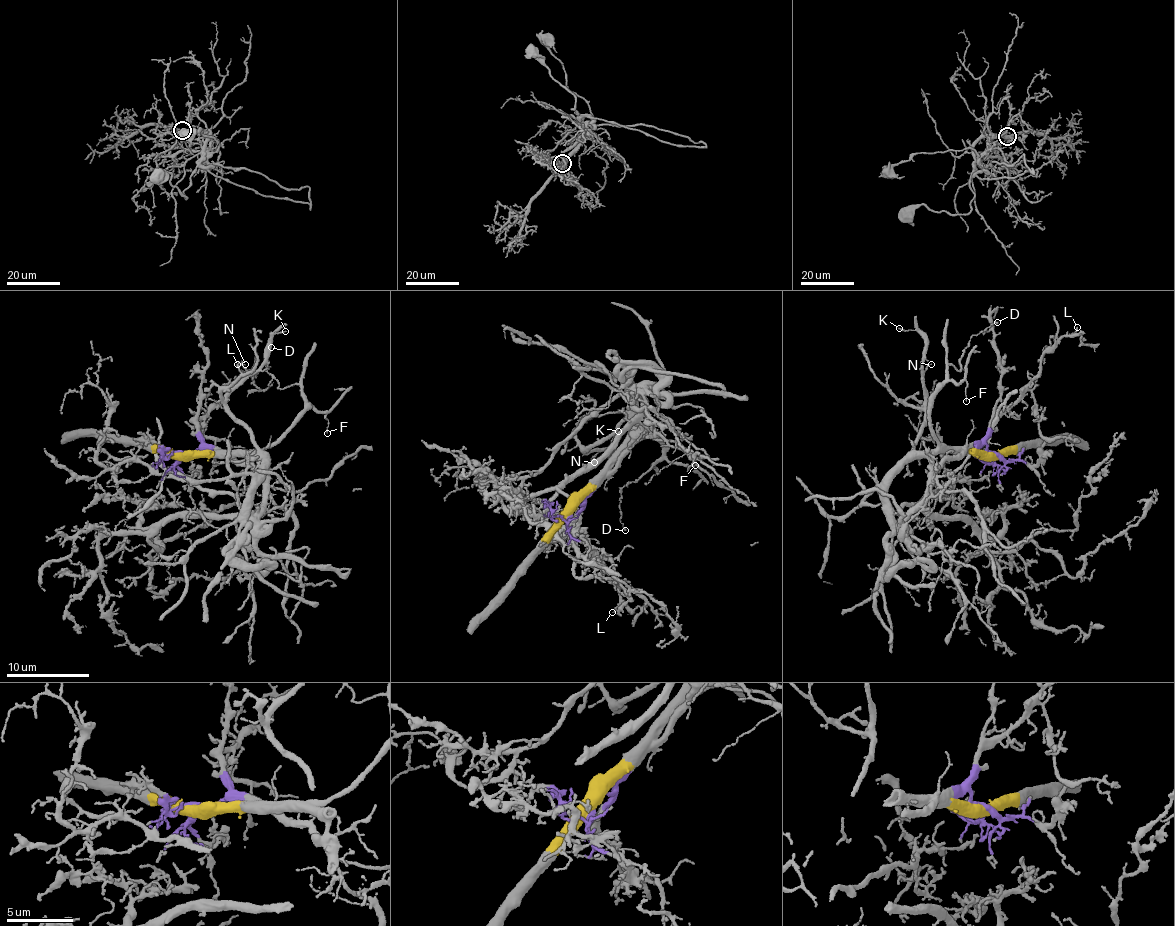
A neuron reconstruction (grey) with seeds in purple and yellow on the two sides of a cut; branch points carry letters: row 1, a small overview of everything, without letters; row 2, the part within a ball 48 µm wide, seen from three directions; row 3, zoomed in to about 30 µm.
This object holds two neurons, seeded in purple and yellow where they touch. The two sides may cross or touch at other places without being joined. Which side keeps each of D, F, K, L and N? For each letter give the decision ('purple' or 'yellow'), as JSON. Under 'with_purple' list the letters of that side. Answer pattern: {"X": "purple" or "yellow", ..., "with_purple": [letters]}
{"D": "yellow", "F": "yellow", "K": "yellow", "L": "purple", "N": "yellow", "with_purple": ["L"]}

